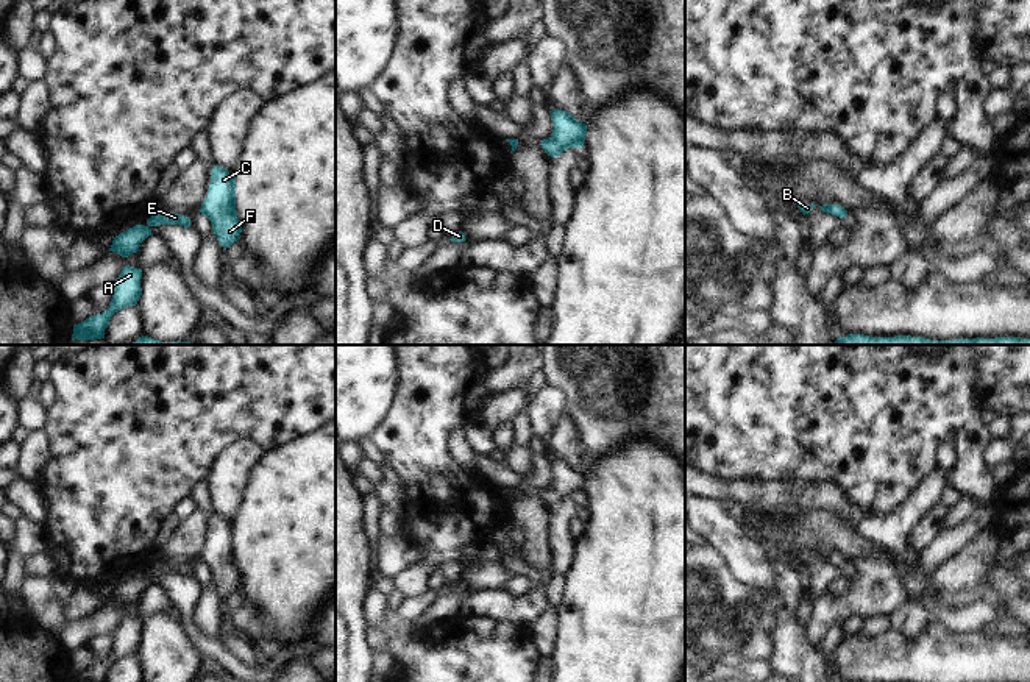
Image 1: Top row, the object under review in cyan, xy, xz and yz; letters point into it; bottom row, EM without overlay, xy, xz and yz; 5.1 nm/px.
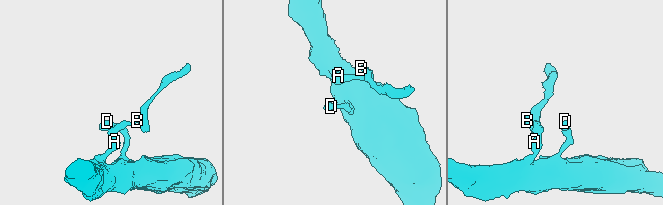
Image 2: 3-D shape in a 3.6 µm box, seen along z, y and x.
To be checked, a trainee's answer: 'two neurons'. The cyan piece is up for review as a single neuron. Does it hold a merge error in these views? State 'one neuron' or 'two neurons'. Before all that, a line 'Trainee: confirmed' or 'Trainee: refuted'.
Trainee: refuted
one neuron

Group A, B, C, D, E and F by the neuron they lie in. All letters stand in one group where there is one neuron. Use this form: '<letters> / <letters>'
A B C D E F

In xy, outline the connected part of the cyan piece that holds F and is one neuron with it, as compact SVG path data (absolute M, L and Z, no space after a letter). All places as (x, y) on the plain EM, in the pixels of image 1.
M212 515L208 545L198 560L211 570L212 582L225 599L237 591L242 576L236 563L236 524Z

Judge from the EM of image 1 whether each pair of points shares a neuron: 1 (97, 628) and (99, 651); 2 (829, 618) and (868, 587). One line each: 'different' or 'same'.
1: different
2: same

